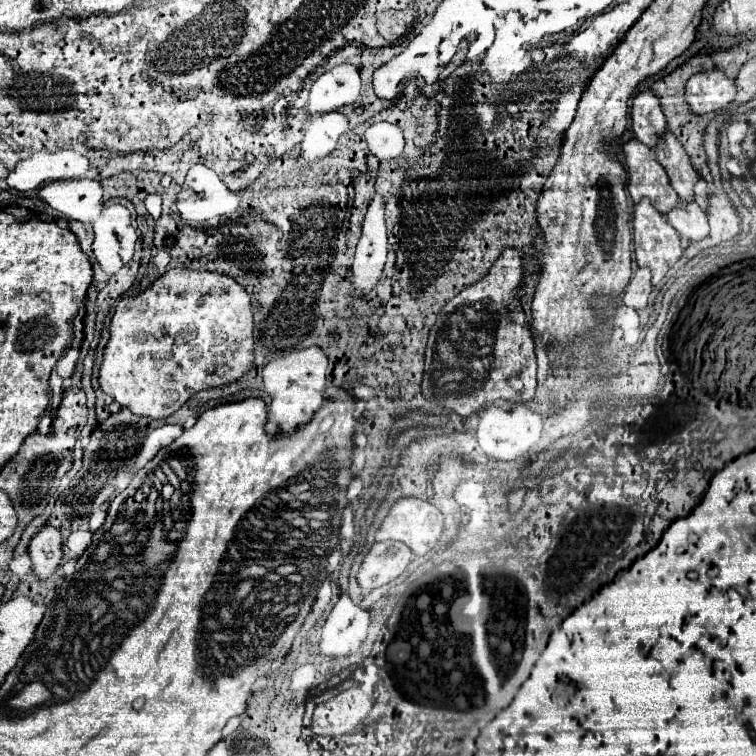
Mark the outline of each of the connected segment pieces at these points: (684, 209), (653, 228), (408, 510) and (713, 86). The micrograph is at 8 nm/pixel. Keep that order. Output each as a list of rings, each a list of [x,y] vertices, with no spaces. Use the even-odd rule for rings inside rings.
[[[679,201],[677,207],[667,213],[667,221],[689,241],[701,241],[709,233],[707,215],[695,201]]]
[[[639,201],[633,207],[633,245],[635,245],[637,265],[651,269],[653,285],[657,285],[665,277],[665,273],[683,255],[677,231],[665,221],[665,215],[661,215],[657,209],[653,209],[653,205],[649,201]]]
[[[399,497],[395,505],[389,509],[387,517],[381,521],[375,539],[377,541],[395,539],[395,541],[405,543],[415,555],[425,555],[431,549],[435,549],[441,533],[443,533],[443,515],[437,507],[417,497]]]
[[[721,69],[695,73],[685,87],[685,99],[693,113],[711,113],[725,109],[735,99],[735,83]]]

